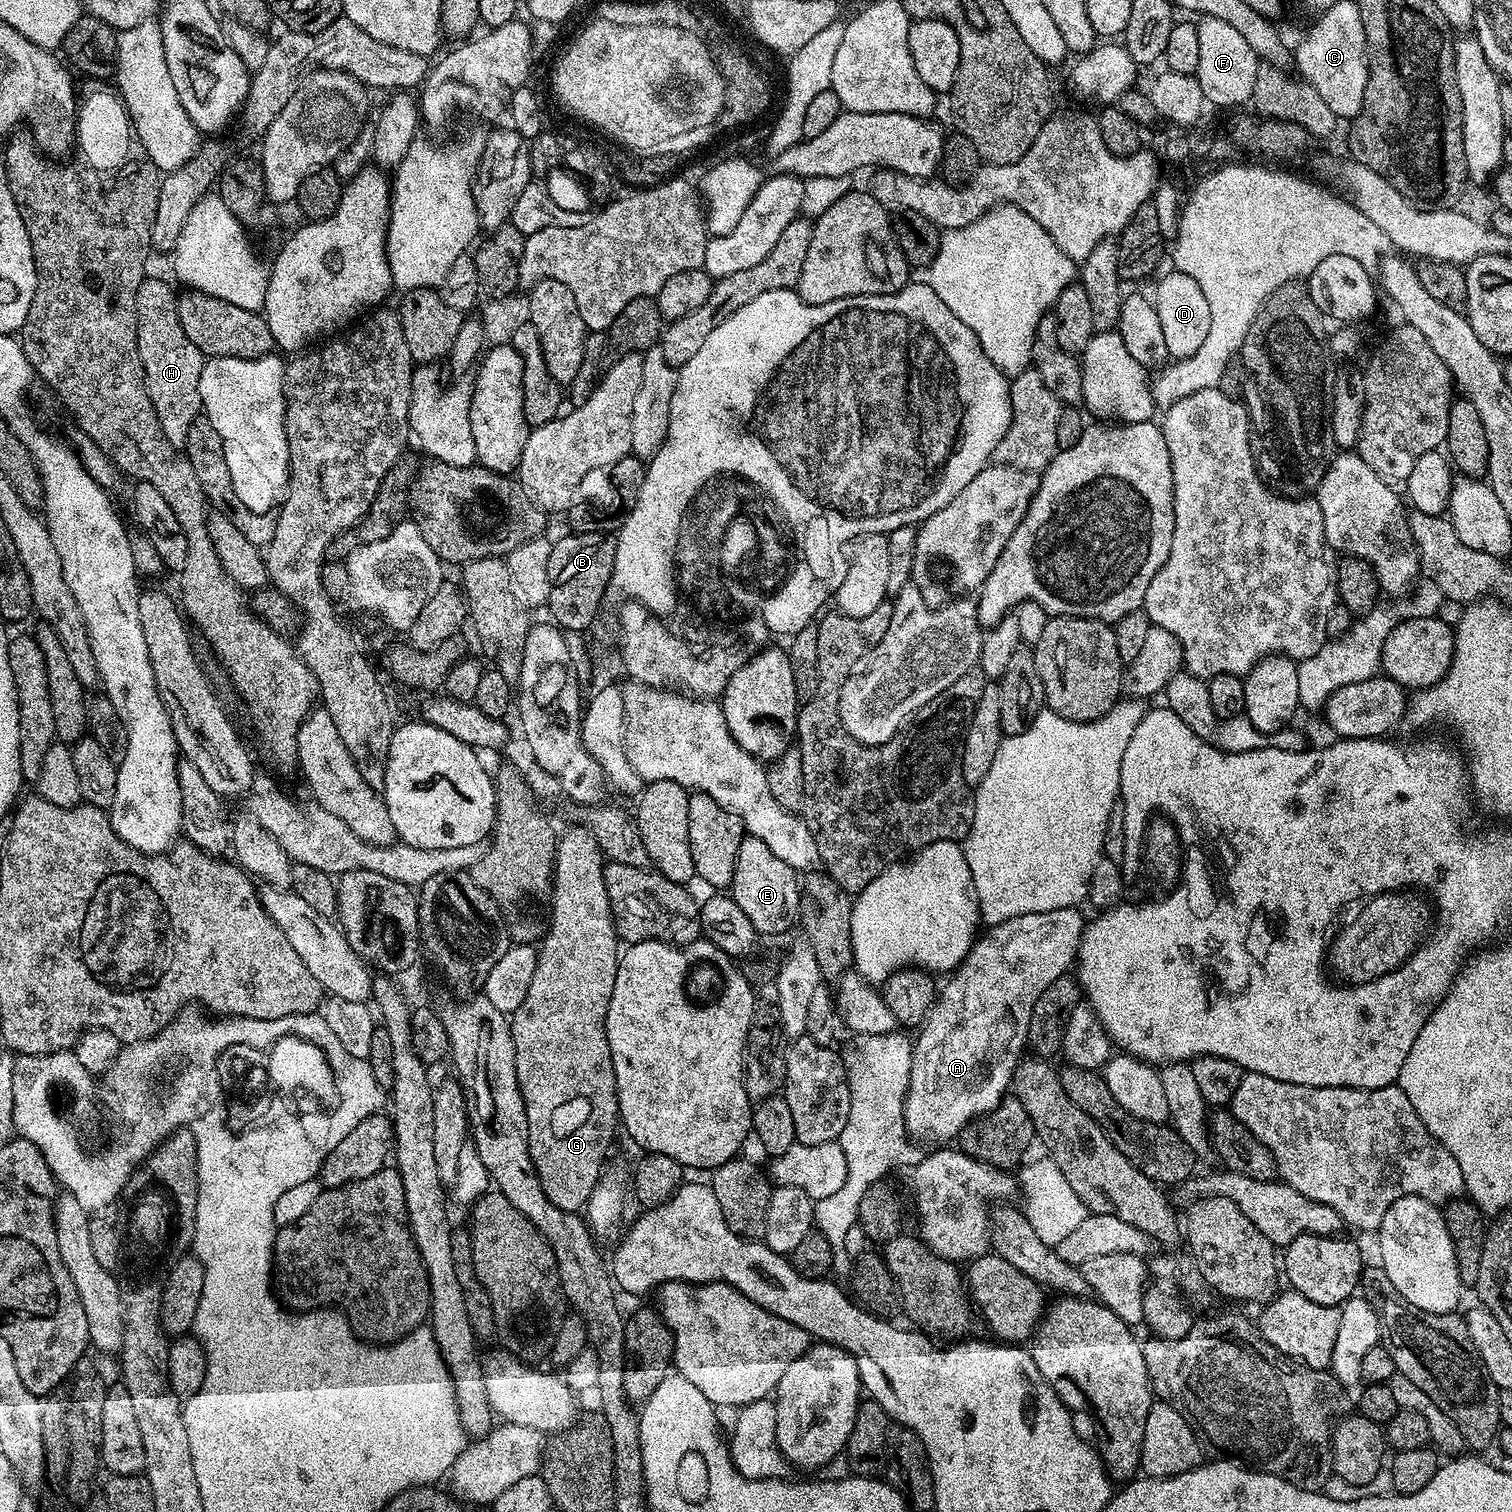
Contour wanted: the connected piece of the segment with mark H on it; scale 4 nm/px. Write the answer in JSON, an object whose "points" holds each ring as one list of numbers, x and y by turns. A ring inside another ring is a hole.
{"points":[[149,275,138,286,136,295,136,317,138,318,138,354,144,367,144,381,150,394,150,402,154,406,154,414,158,414,158,426,162,426,162,434,166,434,166,442,170,446,183,449,186,434,190,434,190,422,201,415,200,379,206,363,203,352,186,338,186,330,182,330,182,322,178,318,176,302,178,296,164,280]]}

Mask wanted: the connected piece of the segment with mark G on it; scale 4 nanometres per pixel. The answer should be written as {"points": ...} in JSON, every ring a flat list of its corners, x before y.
{"points":[[583,826,575,827,570,829,569,832,561,831,559,833,556,842,556,862,552,866,552,886,550,889,552,921,546,924,546,931,539,941,536,965,534,966,532,981,526,990,526,998,522,998,522,1002,510,1016,512,1041,516,1047,516,1073,518,1074,520,1093,524,1099,526,1122,528,1123,530,1158,534,1162,534,1170,538,1174,538,1182,542,1182,542,1190,546,1190,546,1198,550,1198,550,1202,554,1202,554,1206,558,1206,558,1210,566,1210,567,1212,580,1212,587,1209,590,1194,596,1189,596,1185,599,1184,601,1175,605,1171,604,1159,607,1158,608,1147,612,1144,612,1131,618,1128,620,1124,620,1107,618,1106,618,1094,616,1093,614,1062,610,1054,610,1042,606,1038,608,1003,610,1002,610,994,614,994,614,978,620,965,618,948,616,952,616,944,618,945,616,926,612,922,610,898,606,894,606,882,604,881,606,857,601,852,596,839,589,834,587,828]]}

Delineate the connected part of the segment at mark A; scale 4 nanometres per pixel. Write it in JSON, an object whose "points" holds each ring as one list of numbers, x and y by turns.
{"points":[[1063,908,1062,910,1050,910,1042,914,1022,914,1018,918,1010,918,1001,924,993,924,987,929,988,936,981,935,973,943,968,956,960,963,959,968,955,969,947,977,948,985,941,987,938,992,938,999,928,1011,927,1017,919,1029,920,1037,915,1037,912,1046,912,1069,908,1079,908,1093,904,1099,904,1126,907,1135,913,1141,925,1142,924,1140,944,1140,940,1142,952,1142,959,1137,960,1132,971,1120,977,1116,984,1116,987,1112,993,1112,1000,1101,1004,1099,1012,1083,1012,1075,1016,1065,1022,1059,1022,1053,1025,1051,1028,1042,1028,1027,1030,1026,1030,1010,1034,1010,1034,1002,1038,1002,1038,994,1050,986,1058,977,1065,975,1073,967,1076,954,1080,951,1080,939,1086,927,1085,917,1079,916,1076,908]]}

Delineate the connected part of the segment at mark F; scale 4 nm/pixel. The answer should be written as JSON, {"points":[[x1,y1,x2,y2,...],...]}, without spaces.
{"points":[[1205,15,1201,20,1204,21,1196,24,1199,57,1195,78,1202,86,1202,94,1209,105,1217,104,1220,108,1239,109,1239,104,1247,105,1252,99,1262,61,1250,46,1250,42,1246,42,1246,38,1242,38,1242,34,1238,34,1238,30,1230,26,1230,22,1222,22,1222,18,1210,15]]}

